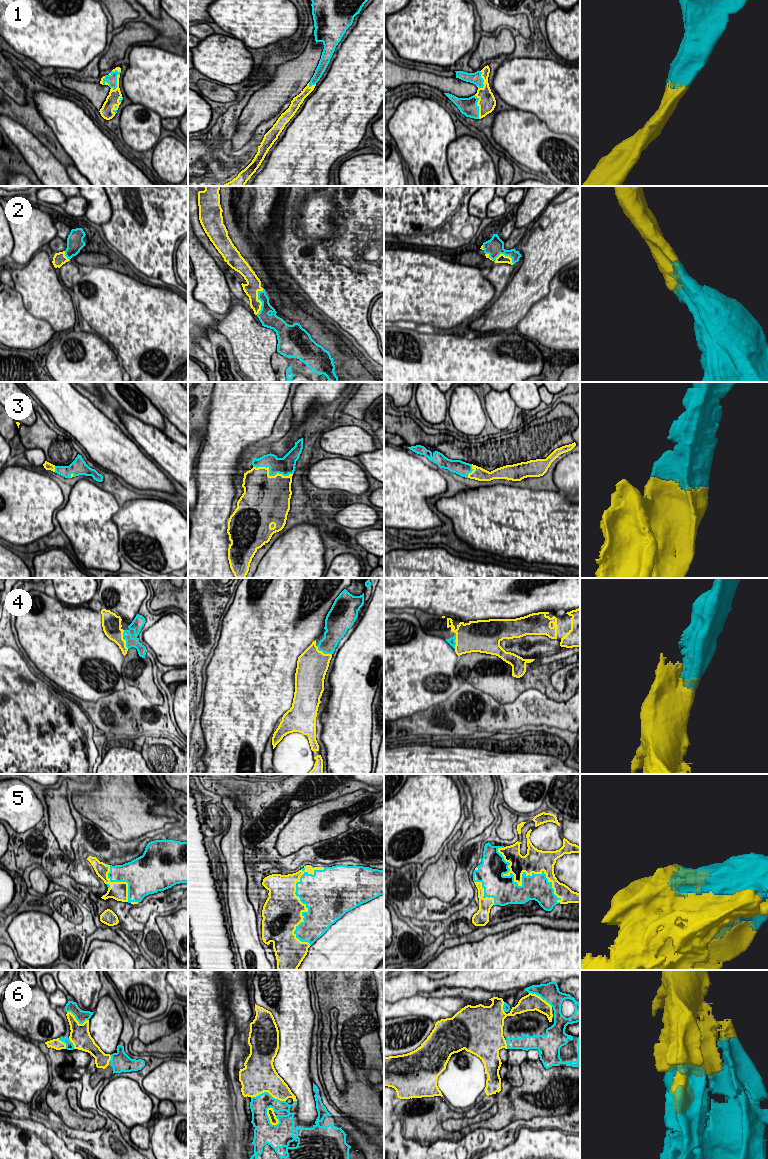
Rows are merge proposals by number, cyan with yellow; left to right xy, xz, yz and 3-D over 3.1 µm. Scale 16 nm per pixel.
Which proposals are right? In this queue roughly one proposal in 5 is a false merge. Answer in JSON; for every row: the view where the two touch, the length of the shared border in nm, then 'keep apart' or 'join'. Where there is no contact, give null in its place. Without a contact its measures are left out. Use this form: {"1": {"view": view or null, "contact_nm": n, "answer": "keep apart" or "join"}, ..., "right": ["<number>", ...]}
{"1": {"view": "xy", "contact_nm": 360, "answer": "join"}, "2": {"view": "yz", "contact_nm": 500, "answer": "join"}, "3": {"view": "xz", "contact_nm": 650, "answer": "join"}, "4": {"view": "xy", "contact_nm": 320, "answer": "join"}, "5": {"view": "yz", "contact_nm": 1350, "answer": "join"}, "6": {"view": "xz", "contact_nm": 340, "answer": "join"}, "right": ["1", "2", "3", "4", "5", "6"]}

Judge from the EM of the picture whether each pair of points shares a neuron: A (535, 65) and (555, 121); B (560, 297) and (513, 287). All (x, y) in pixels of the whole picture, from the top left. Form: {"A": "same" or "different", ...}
{"A": "same", "B": "different"}

